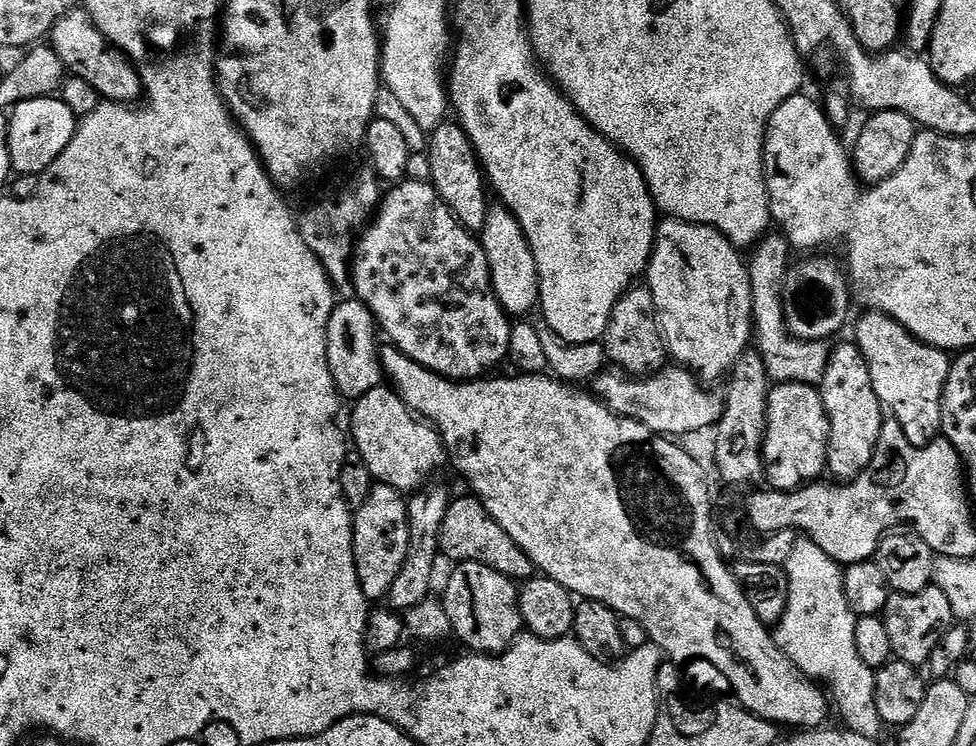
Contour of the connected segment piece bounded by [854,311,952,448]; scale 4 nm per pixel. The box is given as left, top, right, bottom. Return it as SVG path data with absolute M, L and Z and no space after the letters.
M865 311L863 315L864 317L856 324L854 343L860 349L862 358L868 367L874 394L878 394L887 415L896 420L898 426L902 426L902 434L906 434L906 442L910 442L915 448L926 446L931 440L937 439L942 432L940 399L942 398L942 390L946 386L948 371L952 369L949 353L945 352L943 348L923 344L917 336L909 334L897 320L886 314Z

